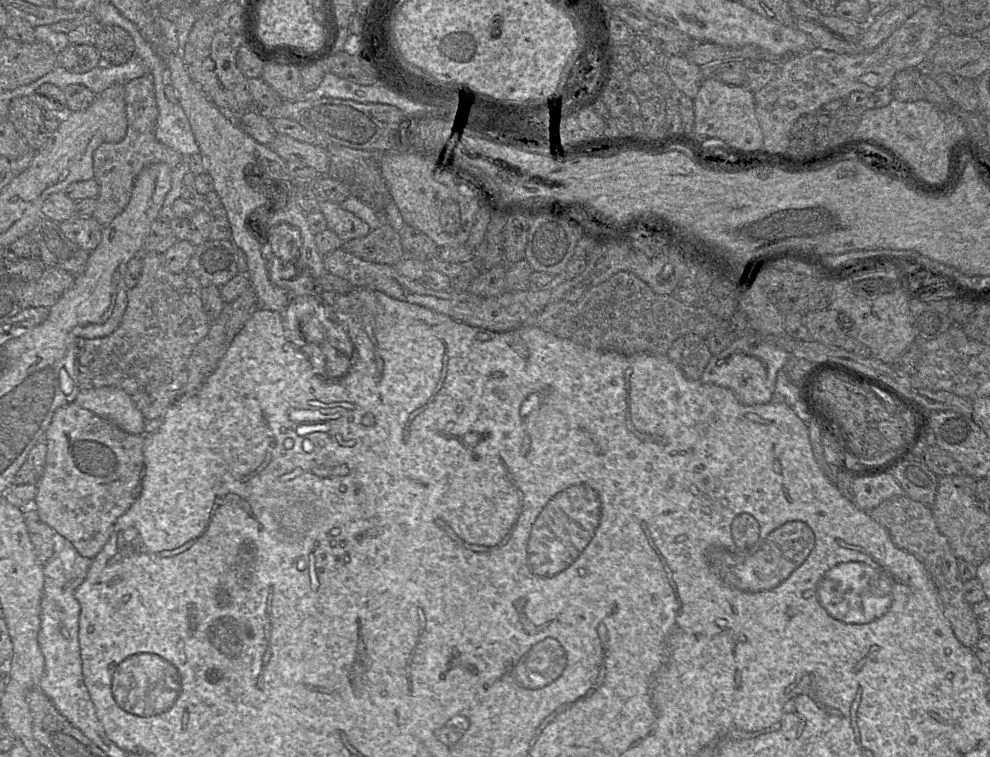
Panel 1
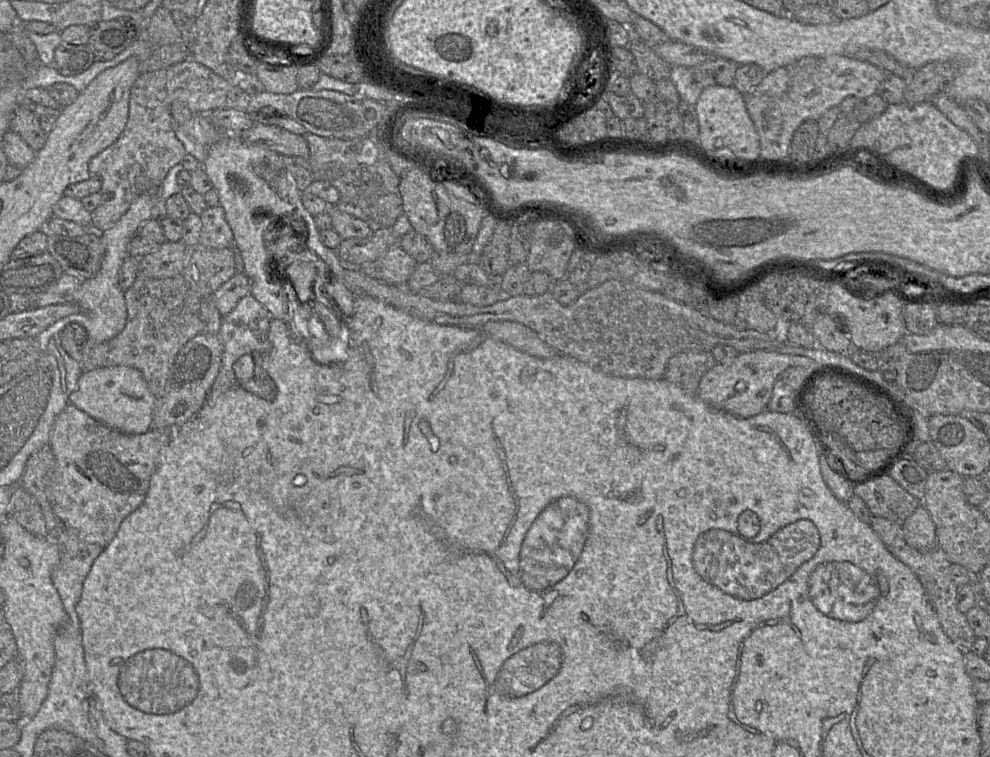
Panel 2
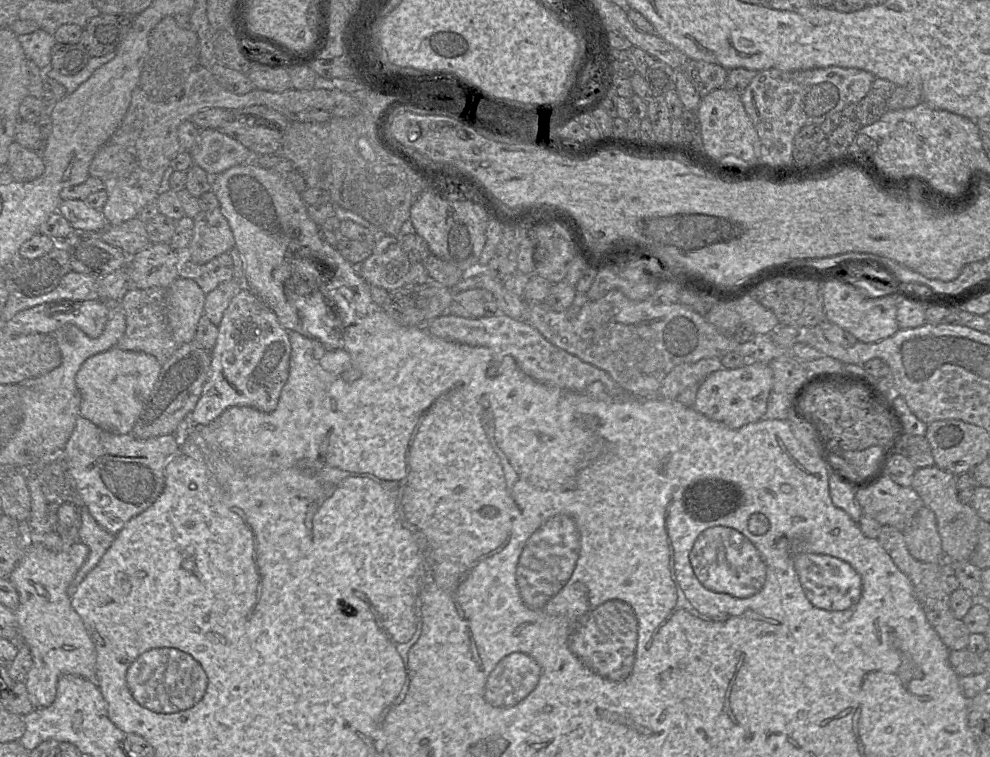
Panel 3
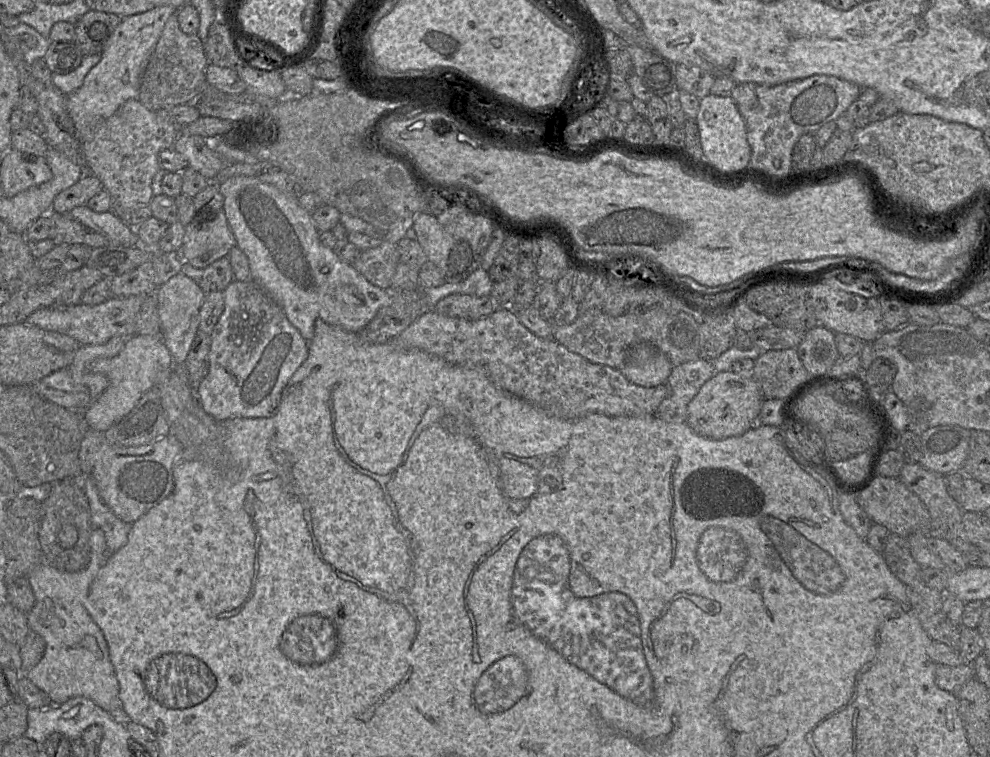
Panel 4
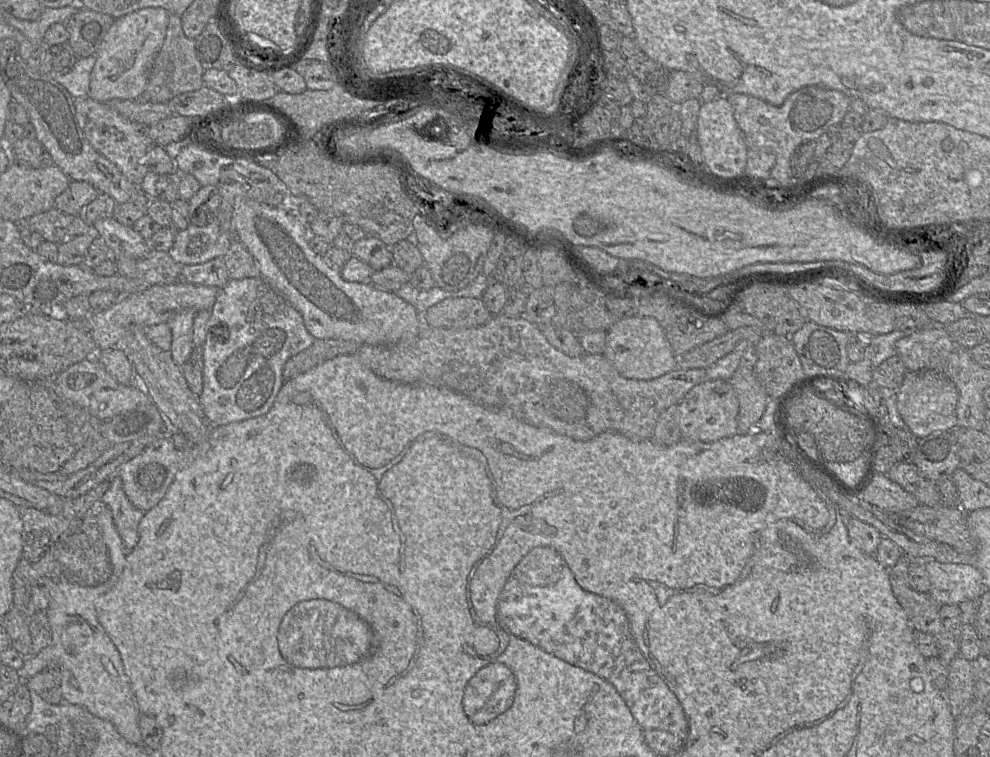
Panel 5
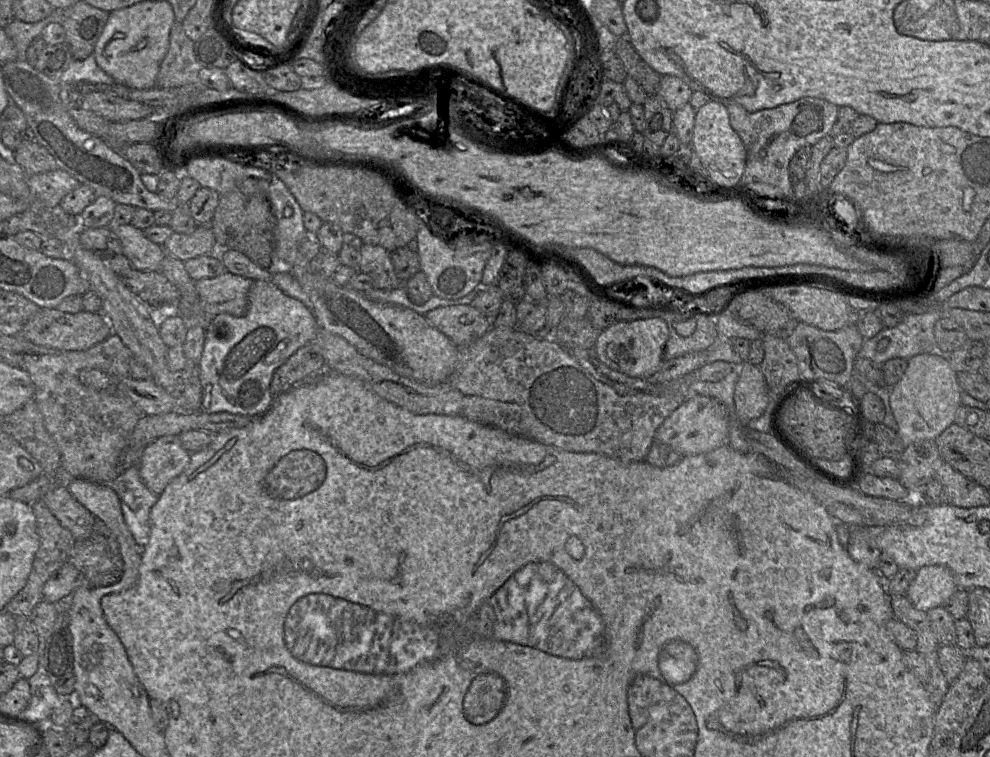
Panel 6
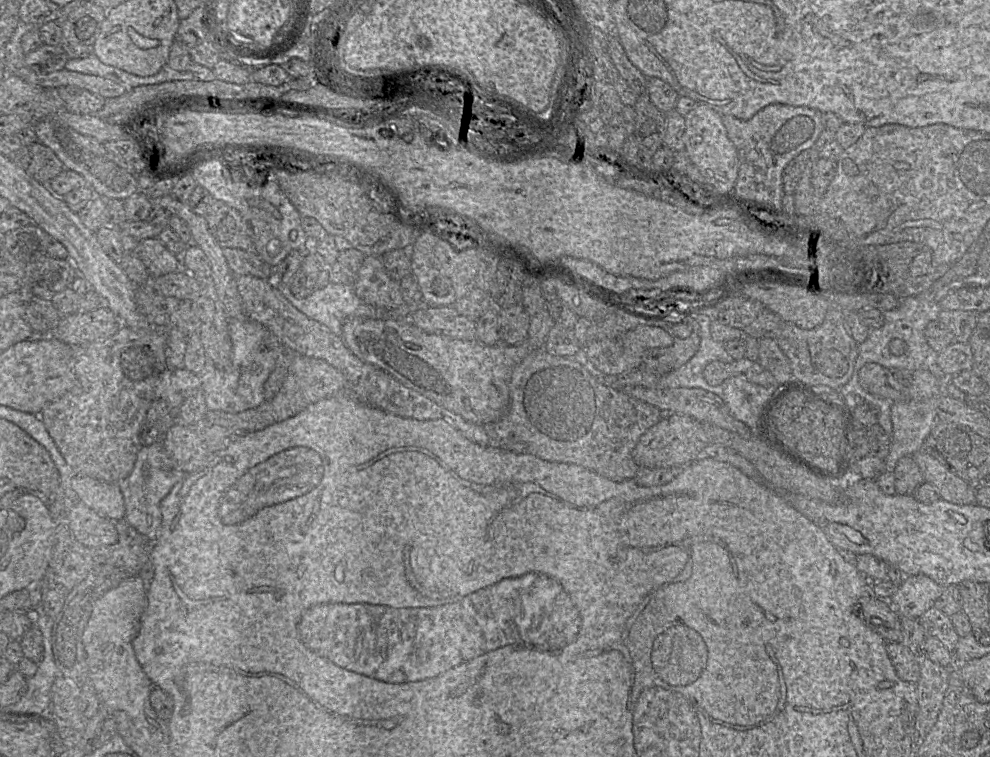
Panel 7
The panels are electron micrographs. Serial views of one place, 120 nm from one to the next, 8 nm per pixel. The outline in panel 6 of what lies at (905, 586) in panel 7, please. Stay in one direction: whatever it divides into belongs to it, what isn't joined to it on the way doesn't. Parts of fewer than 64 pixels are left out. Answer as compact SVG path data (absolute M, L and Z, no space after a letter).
M930 565L916 571L905 595L916 609L928 612L944 606L958 589L953 574L947 567Z

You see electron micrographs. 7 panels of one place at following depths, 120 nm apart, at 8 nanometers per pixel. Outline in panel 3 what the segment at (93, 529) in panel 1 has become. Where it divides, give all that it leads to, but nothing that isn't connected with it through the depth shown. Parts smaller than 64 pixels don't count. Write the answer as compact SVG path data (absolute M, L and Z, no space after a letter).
M79 416L63 449L70 474L76 482L83 507L96 522L116 535L133 517L150 507L165 487L165 466L179 450L178 435L138 439L101 429Z

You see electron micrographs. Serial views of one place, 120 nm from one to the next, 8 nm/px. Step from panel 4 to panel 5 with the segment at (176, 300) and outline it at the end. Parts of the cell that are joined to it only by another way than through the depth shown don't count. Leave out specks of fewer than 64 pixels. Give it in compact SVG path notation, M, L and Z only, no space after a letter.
M182 310L167 321L172 335L170 353L178 366L186 362L194 348L192 339L195 314L193 310Z

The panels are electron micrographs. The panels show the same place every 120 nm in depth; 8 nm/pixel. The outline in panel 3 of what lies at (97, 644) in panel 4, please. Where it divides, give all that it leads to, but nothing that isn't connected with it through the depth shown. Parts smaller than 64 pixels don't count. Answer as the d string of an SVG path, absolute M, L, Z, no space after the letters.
M80 541L62 551L30 543L8 577L19 594L19 606L14 611L19 626L19 639L29 648L33 660L24 682L35 708L45 708L54 702L58 680L64 675L80 676L95 683L95 645L81 617L73 609L71 597L67 593L88 553L88 547Z

